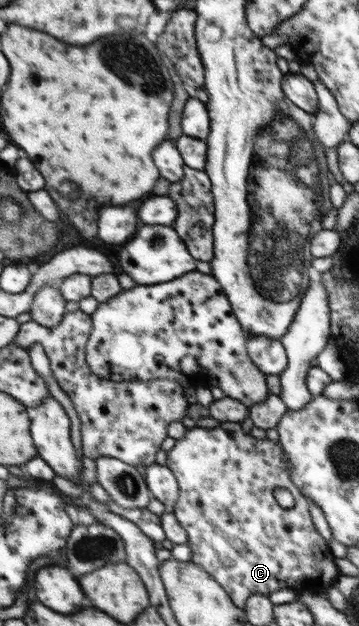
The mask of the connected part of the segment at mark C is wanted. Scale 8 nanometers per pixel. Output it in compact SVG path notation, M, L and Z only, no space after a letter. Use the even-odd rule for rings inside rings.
M223 422L219 426L214 428L202 428L195 427L187 429L185 436L181 440L177 440L173 449L167 454L167 465L172 473L176 476L178 488L179 488L179 499L171 511L177 522L187 532L187 542L193 553L193 558L190 562L193 562L196 566L199 566L204 572L209 573L224 589L229 598L233 601L235 606L244 609L246 606L247 599L252 594L271 594L276 590L292 588L297 593L309 591L312 593L323 594L327 592L329 588L333 587L333 582L340 576L340 572L335 564L335 557L331 553L328 545L328 541L317 532L313 521L311 521L311 514L309 514L309 502L307 498L304 498L299 490L291 482L286 465L282 458L282 449L279 448L275 442L271 440L257 440L250 434L243 431L242 424L237 422ZM275 488L287 489L295 498L295 505L290 509L283 509L275 500L274 492Z

